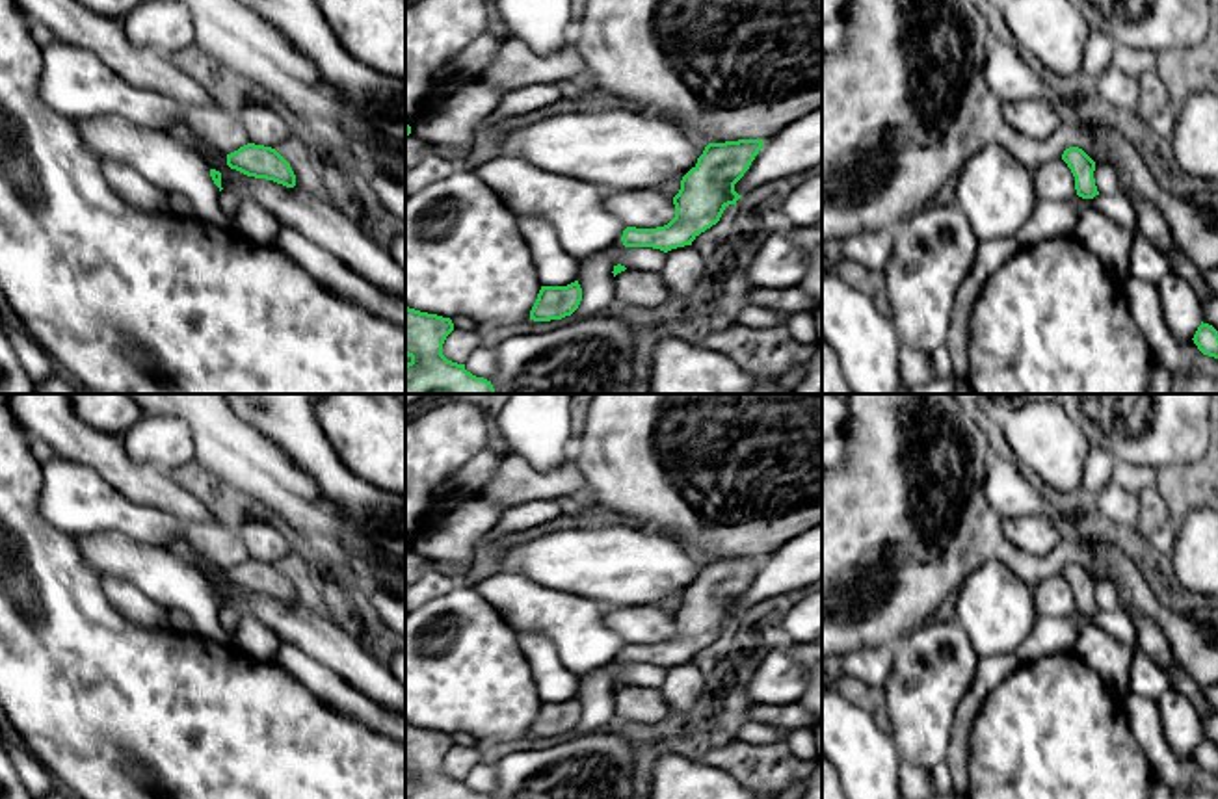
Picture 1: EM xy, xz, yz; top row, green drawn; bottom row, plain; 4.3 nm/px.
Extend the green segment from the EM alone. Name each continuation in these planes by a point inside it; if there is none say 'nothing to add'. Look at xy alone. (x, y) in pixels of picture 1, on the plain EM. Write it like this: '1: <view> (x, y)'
nothing to add

